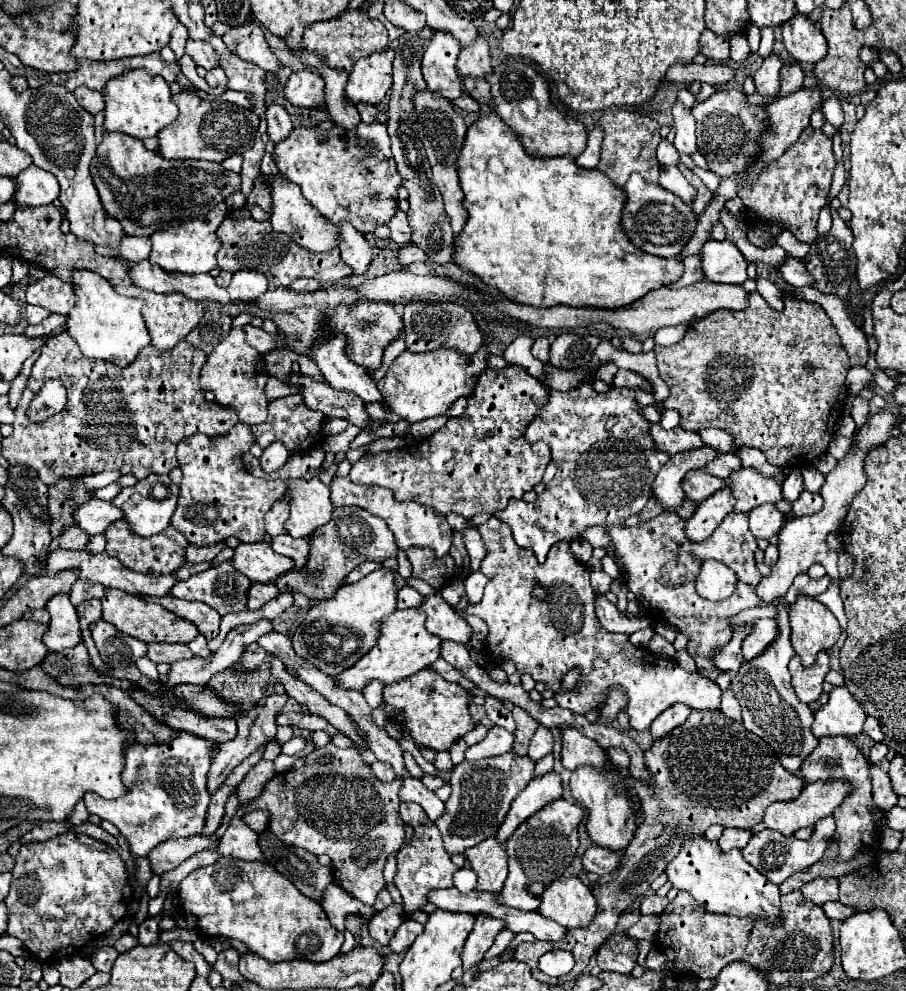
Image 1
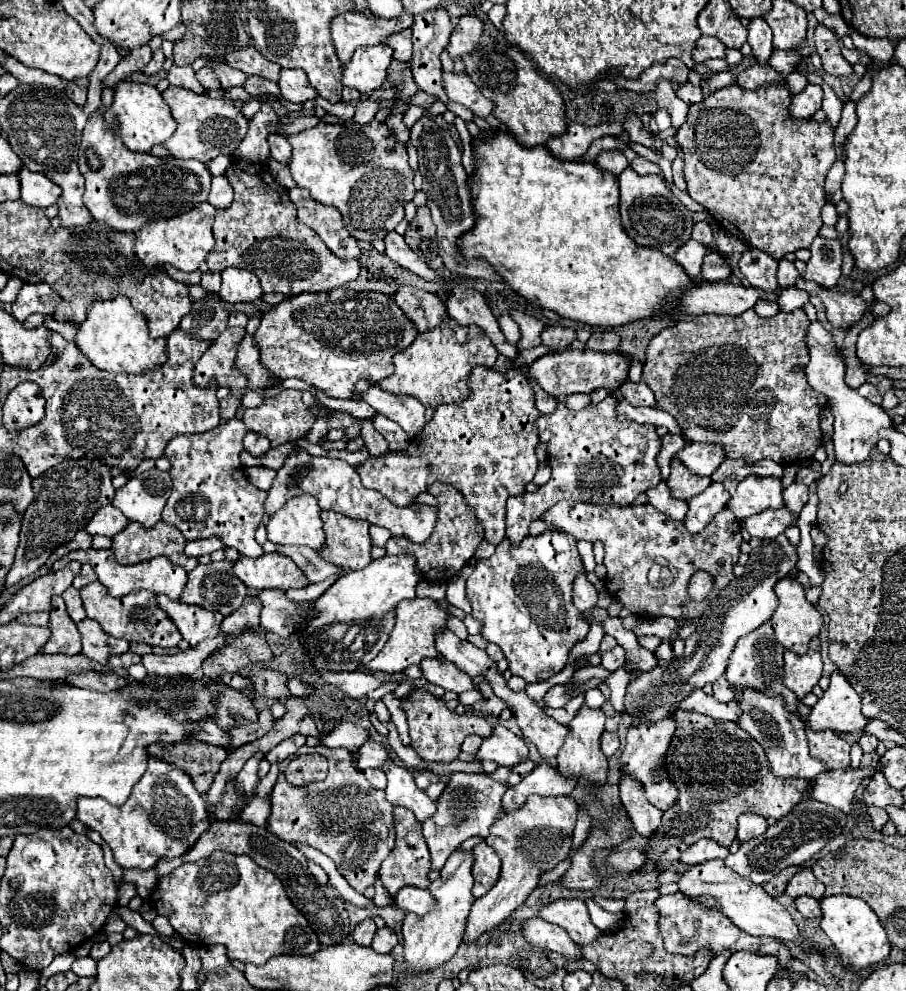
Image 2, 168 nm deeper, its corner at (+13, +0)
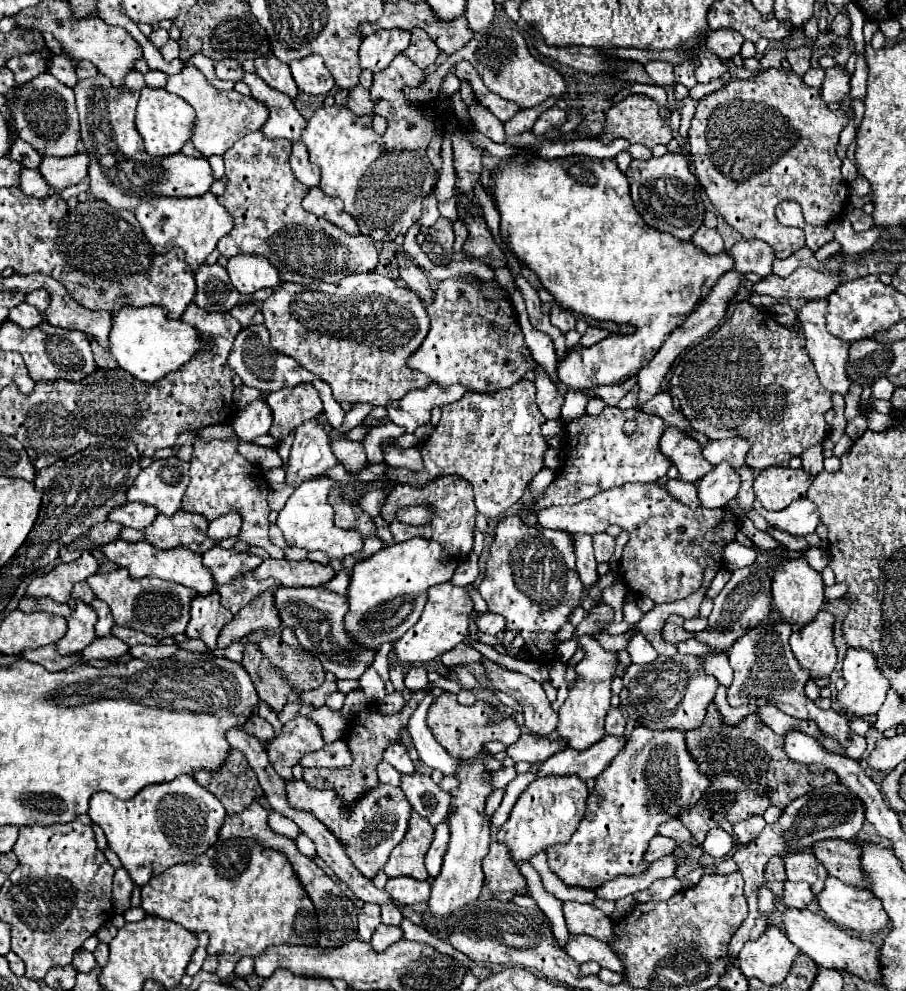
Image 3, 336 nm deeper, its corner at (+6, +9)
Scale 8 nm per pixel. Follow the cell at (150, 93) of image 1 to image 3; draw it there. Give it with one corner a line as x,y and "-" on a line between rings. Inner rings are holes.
143,88
141,90
141,98
137,104
137,132
143,136
145,140
145,150
151,156
173,156
179,154
183,144
191,138
193,128
195,128
195,110
181,100
179,96
173,96
169,92
161,90
153,90
153,88

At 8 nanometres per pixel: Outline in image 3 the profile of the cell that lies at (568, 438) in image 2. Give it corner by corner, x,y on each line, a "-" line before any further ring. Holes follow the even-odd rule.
605,408
599,418
585,414
577,420
567,422
565,454
569,456
565,458
563,470
555,476
545,496
527,508
535,512
537,508
547,508
553,504
579,504
581,500
593,498
603,490
611,490
627,482
649,484
663,478
671,468
671,460
665,458
657,448
663,428
665,428
663,420
657,420
657,416
645,412
633,412
633,408
625,412
617,408
-
625,420
637,420
637,436
625,436
621,432

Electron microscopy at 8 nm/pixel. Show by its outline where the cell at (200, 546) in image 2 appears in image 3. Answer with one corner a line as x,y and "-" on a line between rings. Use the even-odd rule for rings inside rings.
229,512
225,516
219,516
217,520
209,522
209,538
215,540
225,540
231,536
237,536
241,530
241,514
237,512

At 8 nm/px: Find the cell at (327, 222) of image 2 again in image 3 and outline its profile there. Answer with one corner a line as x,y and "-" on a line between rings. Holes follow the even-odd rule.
311,188
309,190
309,194
303,200
303,208
307,212
315,214
315,216
321,216
321,218
333,222
335,226
343,228
345,232
351,232
351,234
357,234
359,232
357,222
343,210
341,200
325,196
319,188

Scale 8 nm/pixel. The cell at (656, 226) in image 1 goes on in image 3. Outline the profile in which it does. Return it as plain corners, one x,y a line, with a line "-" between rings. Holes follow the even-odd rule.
667,152
661,158
631,160
627,168
627,178
631,184
631,198
641,214
641,218
659,232
669,232
679,240
691,240
699,230
705,216
705,204
701,194
701,184
689,168
689,160
683,152

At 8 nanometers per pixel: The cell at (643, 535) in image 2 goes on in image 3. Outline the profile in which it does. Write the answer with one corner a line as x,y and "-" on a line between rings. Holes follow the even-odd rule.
657,482
625,484
601,492
583,504
537,510
535,516
543,528
565,530
569,534
597,534
605,532
609,524
627,530
629,542
621,558
623,582
635,596
649,596
655,602
675,602
697,592
703,584
705,568
719,570
723,566
723,548
735,540
739,528
739,518
731,510
691,510

